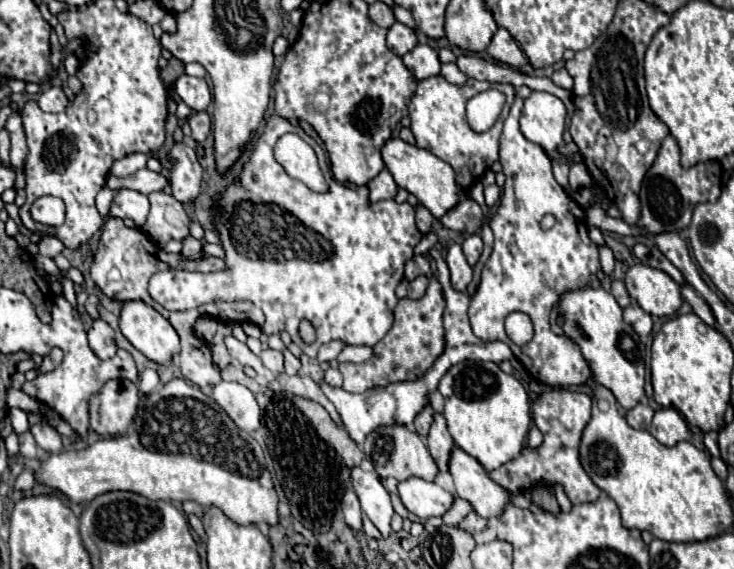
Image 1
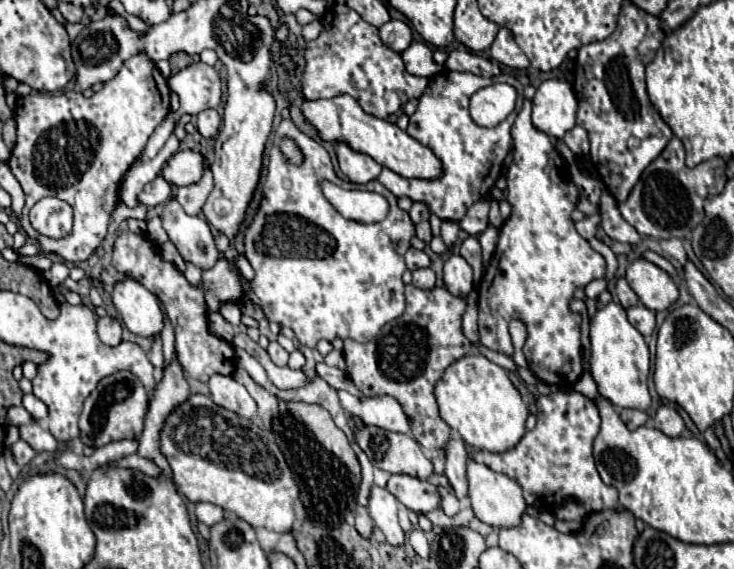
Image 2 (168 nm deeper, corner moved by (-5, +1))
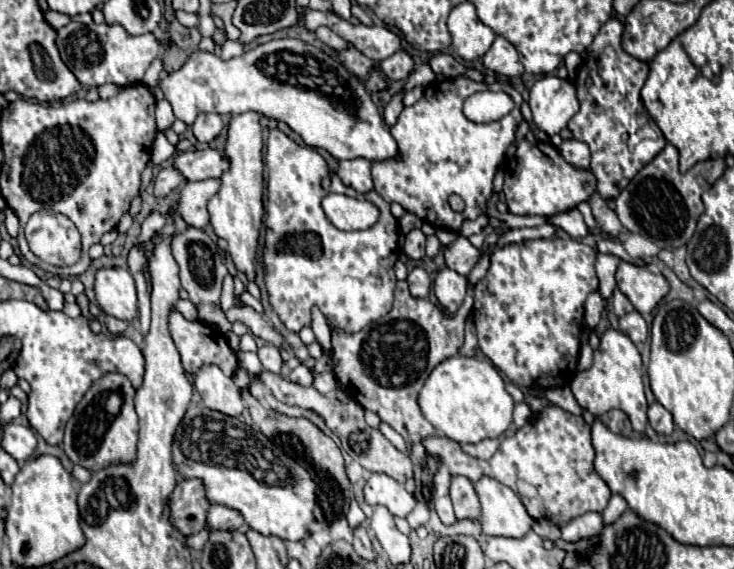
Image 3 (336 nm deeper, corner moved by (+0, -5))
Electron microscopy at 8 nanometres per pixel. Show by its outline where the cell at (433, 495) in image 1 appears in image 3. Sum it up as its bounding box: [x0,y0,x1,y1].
[363,473,415,517]

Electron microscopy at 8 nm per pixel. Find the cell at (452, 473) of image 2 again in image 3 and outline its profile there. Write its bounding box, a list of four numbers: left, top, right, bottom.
[451,477,481,519]

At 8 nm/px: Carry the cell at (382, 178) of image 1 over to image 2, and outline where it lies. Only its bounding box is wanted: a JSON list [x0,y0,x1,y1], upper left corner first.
[378,69,524,221]

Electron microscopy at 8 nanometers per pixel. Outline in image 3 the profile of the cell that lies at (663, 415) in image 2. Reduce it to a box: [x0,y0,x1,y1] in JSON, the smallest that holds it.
[647,403,673,435]

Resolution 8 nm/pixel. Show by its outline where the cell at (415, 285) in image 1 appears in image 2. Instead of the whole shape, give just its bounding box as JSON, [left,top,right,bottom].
[412,269,434,289]

